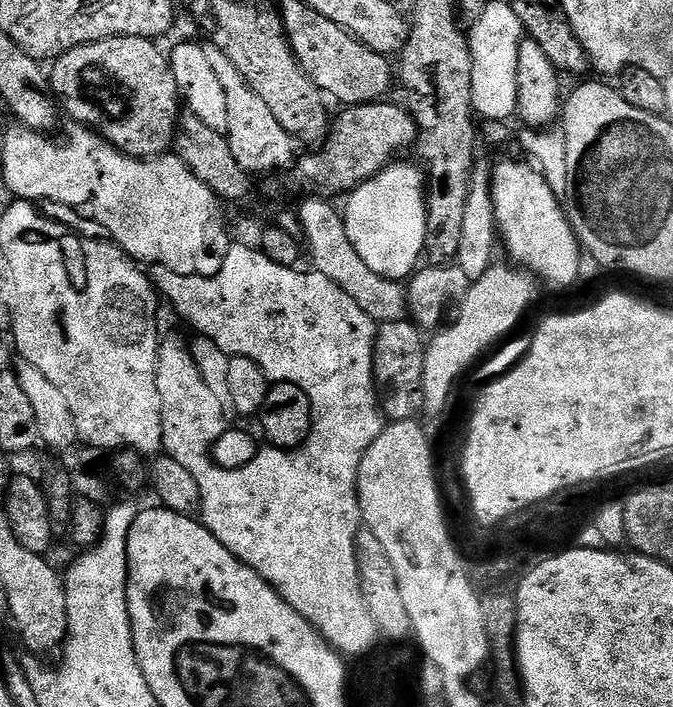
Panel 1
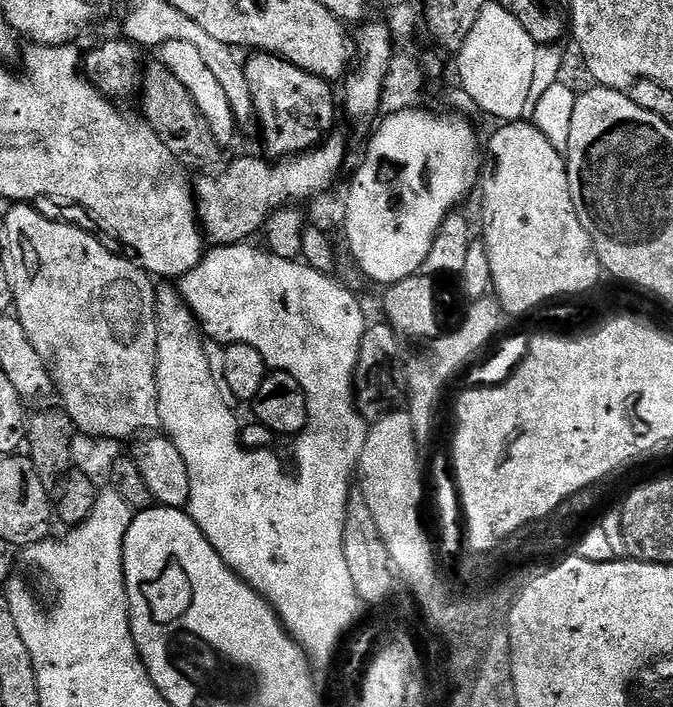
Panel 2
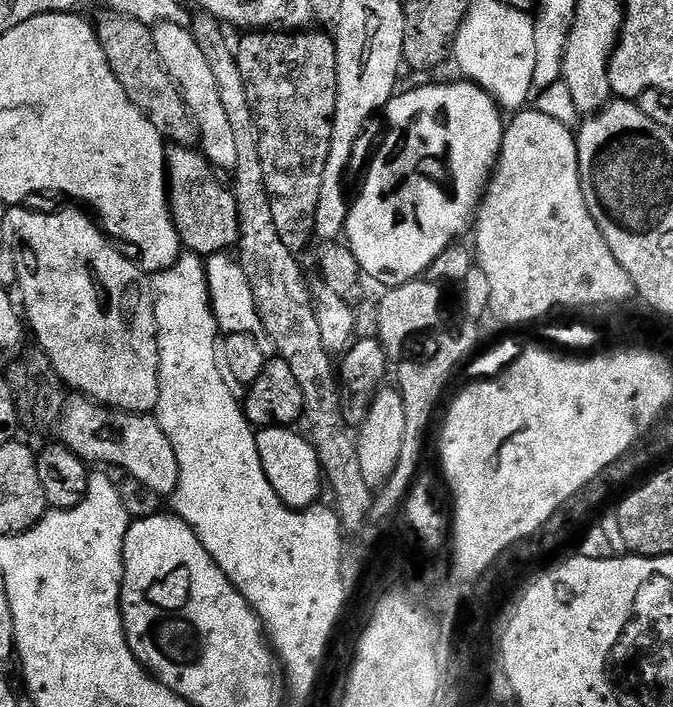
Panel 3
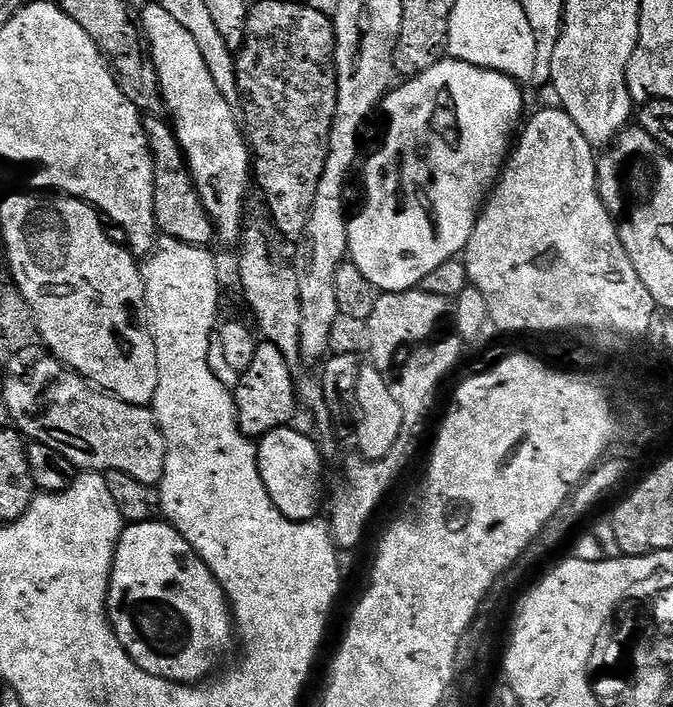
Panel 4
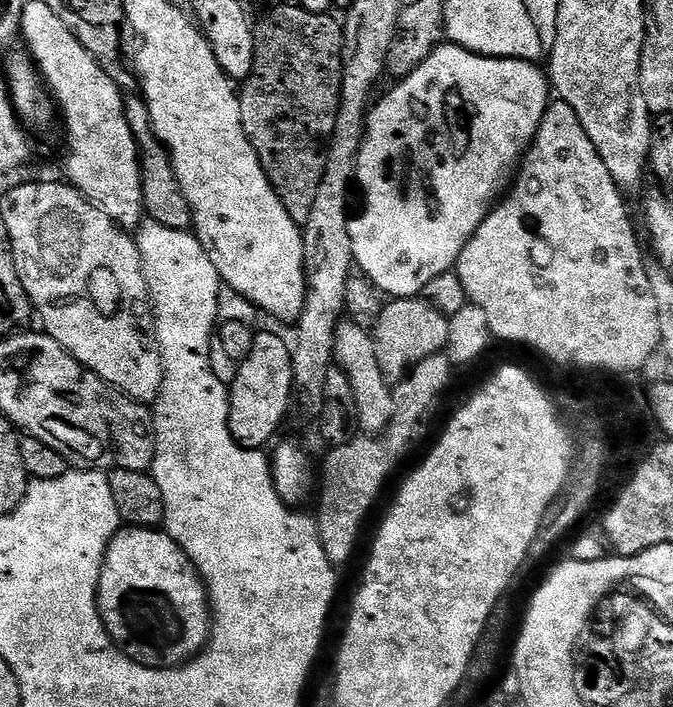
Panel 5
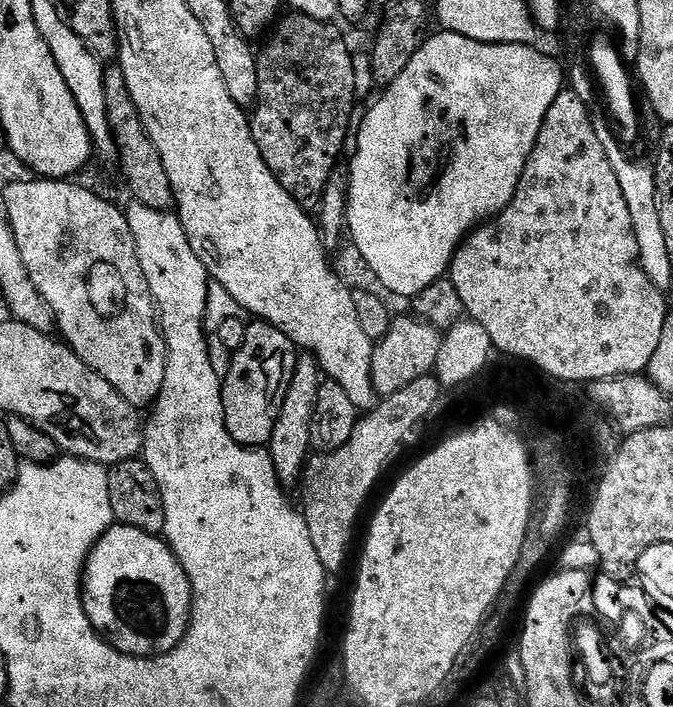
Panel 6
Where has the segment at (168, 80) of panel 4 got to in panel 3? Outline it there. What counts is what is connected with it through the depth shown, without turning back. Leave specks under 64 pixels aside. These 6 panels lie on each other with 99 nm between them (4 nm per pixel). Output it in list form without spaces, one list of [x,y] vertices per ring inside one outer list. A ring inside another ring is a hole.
[[[158,24],[152,28],[152,37],[154,46],[158,46],[158,58],[162,58],[162,66],[166,66],[170,78],[174,78],[189,112],[196,119],[196,128],[200,132],[199,147],[204,157],[217,170],[235,169],[238,153],[234,143],[234,130],[226,118],[225,108],[222,107],[222,97],[218,95],[218,82],[214,82],[210,62],[206,62],[206,54],[198,50],[195,36],[180,24]]]

